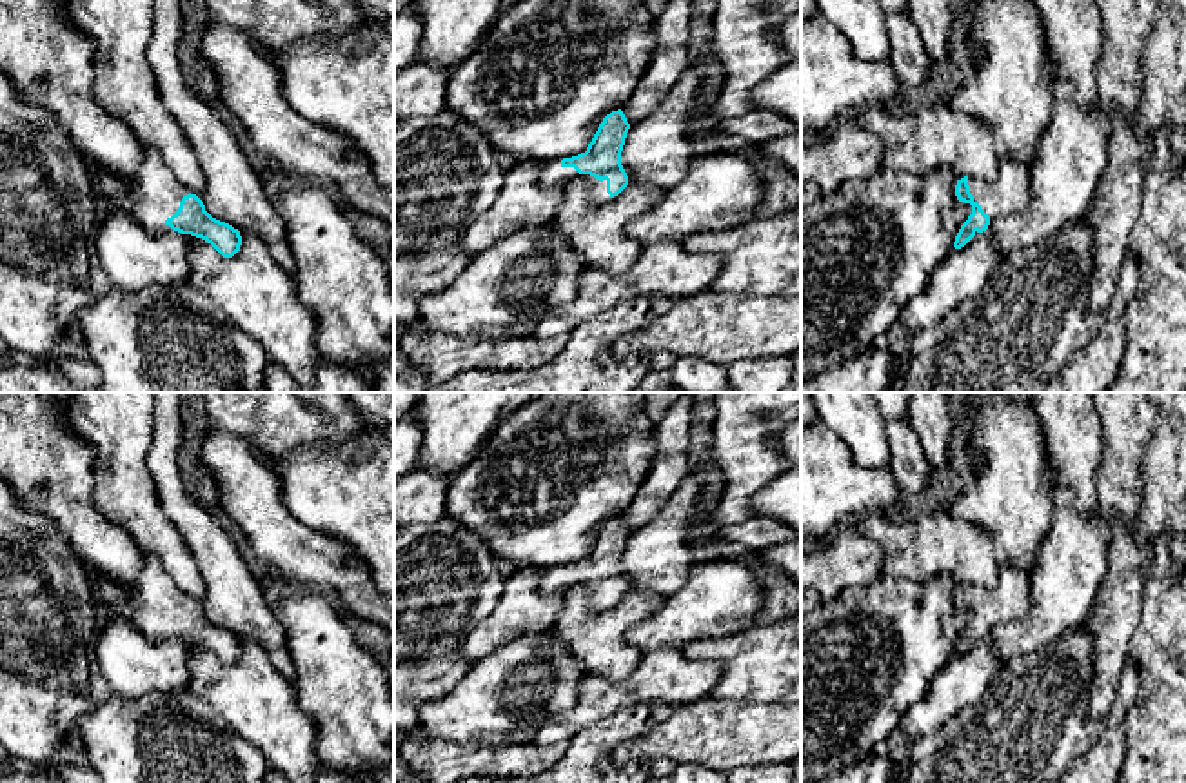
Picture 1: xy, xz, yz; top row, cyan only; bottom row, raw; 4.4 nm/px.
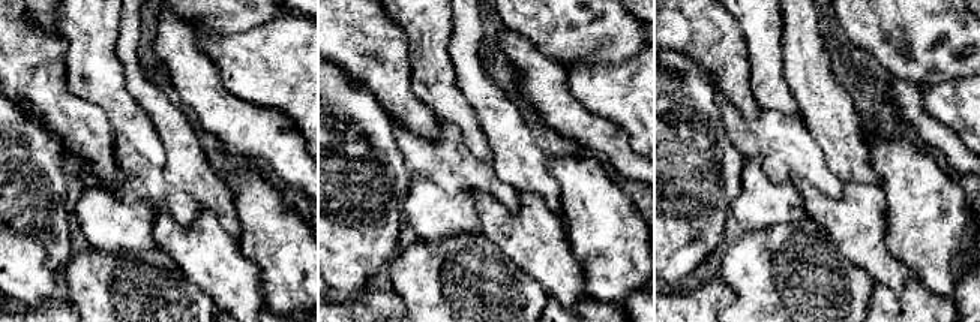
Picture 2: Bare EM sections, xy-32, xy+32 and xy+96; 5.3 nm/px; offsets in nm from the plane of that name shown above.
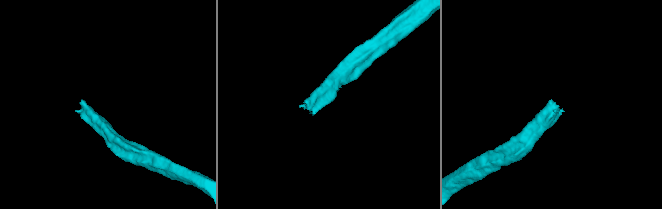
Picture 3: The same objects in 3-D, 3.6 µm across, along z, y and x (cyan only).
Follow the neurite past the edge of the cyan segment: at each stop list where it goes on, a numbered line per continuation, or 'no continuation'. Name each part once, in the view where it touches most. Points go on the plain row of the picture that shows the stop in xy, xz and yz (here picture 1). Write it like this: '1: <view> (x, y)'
1: xz (553, 582)

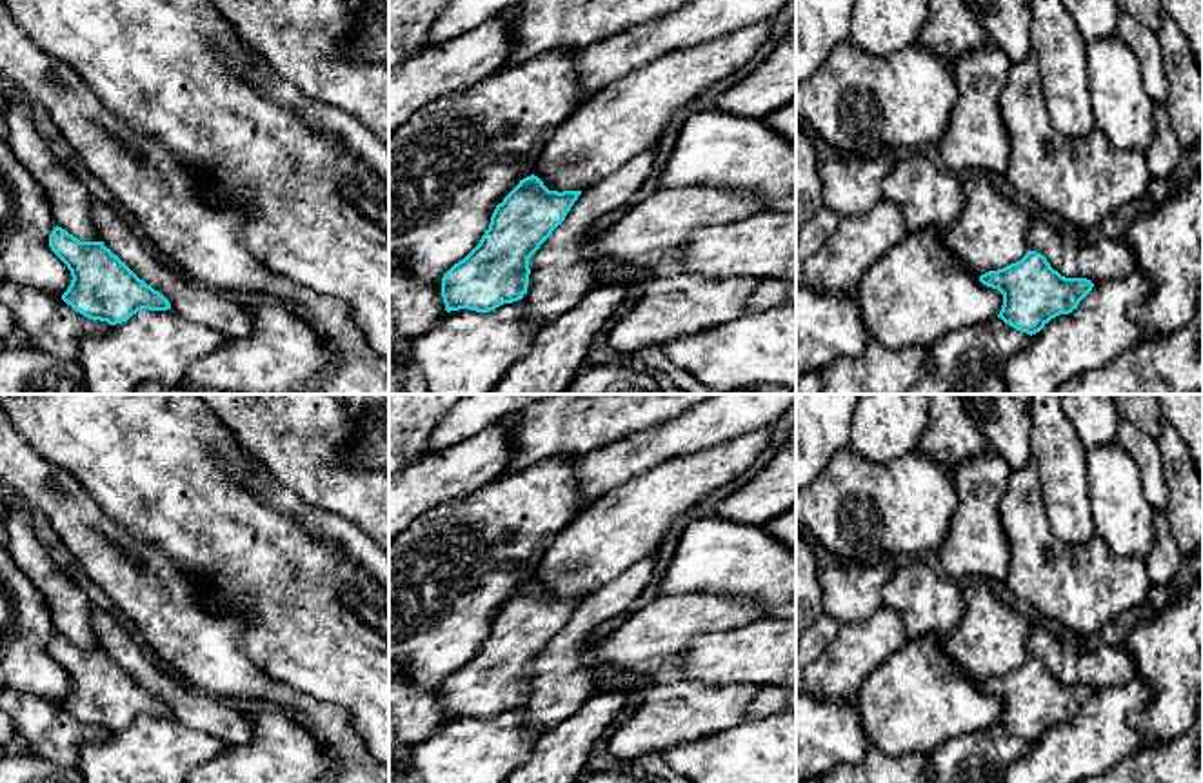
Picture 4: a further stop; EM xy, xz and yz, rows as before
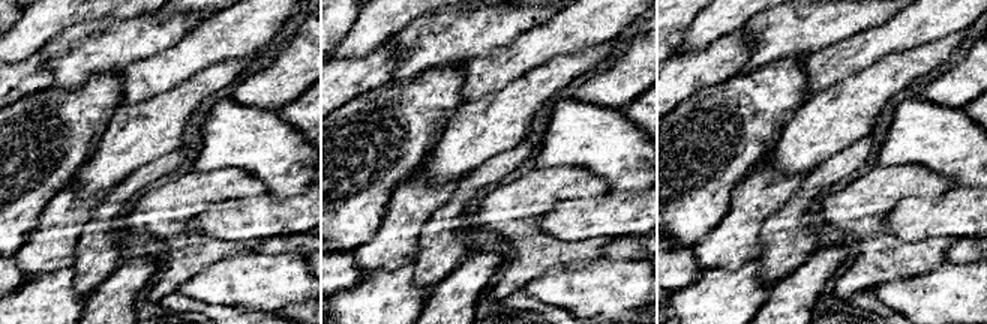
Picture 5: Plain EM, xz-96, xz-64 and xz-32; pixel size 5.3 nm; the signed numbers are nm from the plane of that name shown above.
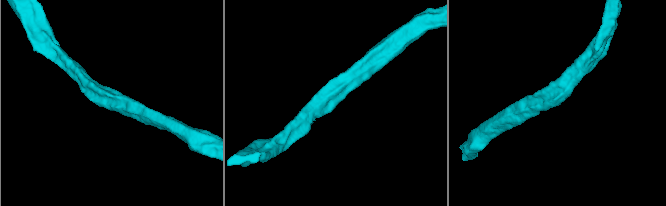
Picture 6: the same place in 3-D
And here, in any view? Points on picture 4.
no continuation

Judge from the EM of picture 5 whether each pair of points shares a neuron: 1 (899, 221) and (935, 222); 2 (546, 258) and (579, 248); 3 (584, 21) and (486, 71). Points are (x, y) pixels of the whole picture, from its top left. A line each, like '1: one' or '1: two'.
1: one
2: one
3: one

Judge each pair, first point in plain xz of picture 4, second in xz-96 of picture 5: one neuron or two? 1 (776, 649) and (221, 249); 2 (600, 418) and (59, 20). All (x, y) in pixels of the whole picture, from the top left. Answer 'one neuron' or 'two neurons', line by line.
1: two neurons
2: two neurons

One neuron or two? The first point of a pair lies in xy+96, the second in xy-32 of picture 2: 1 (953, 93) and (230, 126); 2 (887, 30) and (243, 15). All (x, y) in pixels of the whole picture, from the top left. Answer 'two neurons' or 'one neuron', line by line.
1: two neurons
2: one neuron

